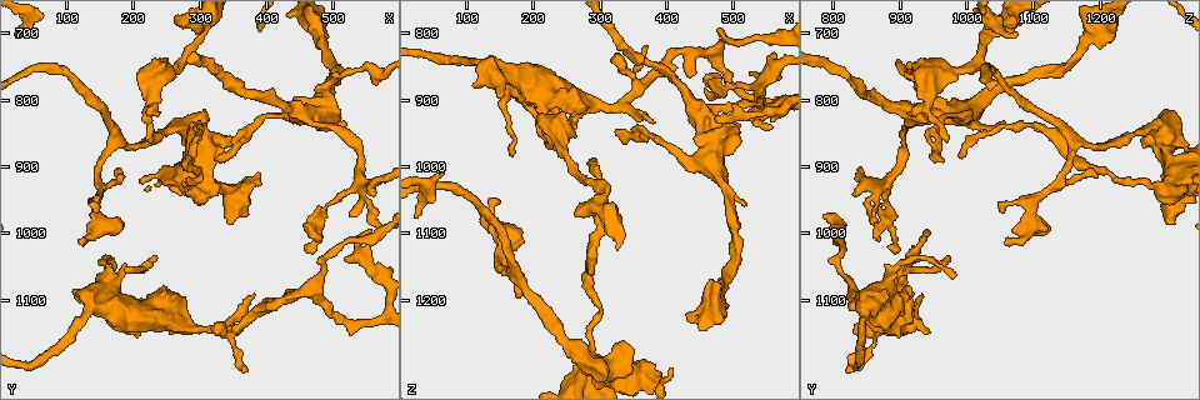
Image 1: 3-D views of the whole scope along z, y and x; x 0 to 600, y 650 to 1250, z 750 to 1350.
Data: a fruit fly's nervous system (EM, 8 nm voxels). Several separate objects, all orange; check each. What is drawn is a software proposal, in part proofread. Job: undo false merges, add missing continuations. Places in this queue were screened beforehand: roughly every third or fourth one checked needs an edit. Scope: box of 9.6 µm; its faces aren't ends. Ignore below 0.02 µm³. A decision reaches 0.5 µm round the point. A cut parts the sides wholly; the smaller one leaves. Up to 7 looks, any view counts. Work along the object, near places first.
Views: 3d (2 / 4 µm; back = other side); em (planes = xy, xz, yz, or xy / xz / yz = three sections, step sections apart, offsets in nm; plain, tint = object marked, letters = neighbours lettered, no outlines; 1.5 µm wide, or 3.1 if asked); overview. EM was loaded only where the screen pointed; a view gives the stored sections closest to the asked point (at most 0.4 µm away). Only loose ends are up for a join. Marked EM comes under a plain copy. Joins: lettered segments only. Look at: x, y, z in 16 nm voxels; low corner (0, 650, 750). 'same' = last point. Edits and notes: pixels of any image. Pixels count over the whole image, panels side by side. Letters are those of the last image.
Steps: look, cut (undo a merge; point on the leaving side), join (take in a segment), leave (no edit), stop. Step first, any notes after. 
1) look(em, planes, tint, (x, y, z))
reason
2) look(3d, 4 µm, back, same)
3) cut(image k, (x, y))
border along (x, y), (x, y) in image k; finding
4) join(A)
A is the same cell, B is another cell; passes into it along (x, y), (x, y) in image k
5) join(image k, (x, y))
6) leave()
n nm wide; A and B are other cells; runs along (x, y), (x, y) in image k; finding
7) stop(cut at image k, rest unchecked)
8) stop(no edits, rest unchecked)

look(3d, 4 µm, (420, 820, 990))
thick turns thin

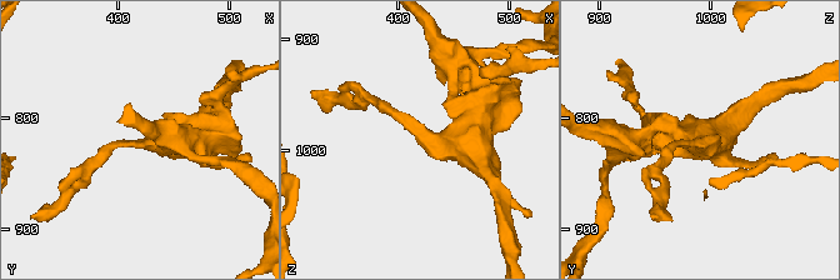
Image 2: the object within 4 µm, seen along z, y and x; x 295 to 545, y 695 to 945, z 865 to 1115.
look(em, planes, tint, (420, 820, 990))
now the EM

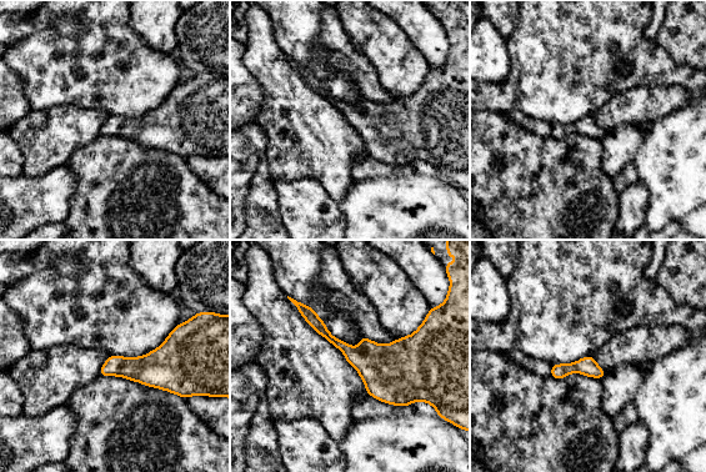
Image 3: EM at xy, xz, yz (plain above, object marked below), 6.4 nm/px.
look(em, planes, letters, same)

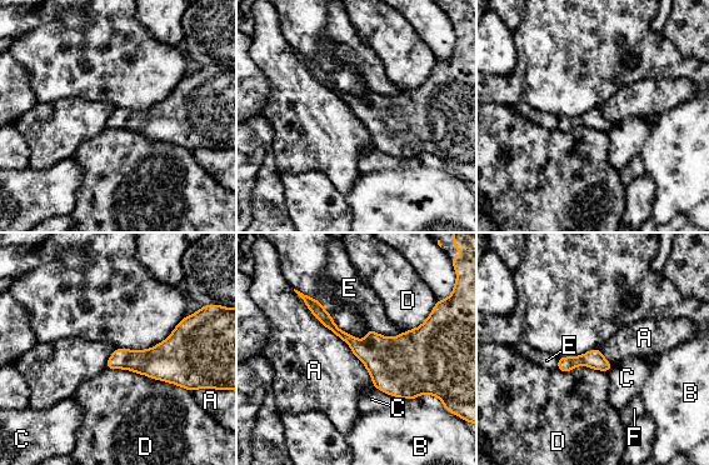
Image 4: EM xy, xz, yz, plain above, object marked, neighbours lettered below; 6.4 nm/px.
leave()
A, B, C, D, E and F are other cells; border along (295, 291), (349, 345), (373, 384) in image 4; all the same neuron

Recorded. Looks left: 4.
look(em, yz, step 8, tint, (245, 745, 920))
an open end

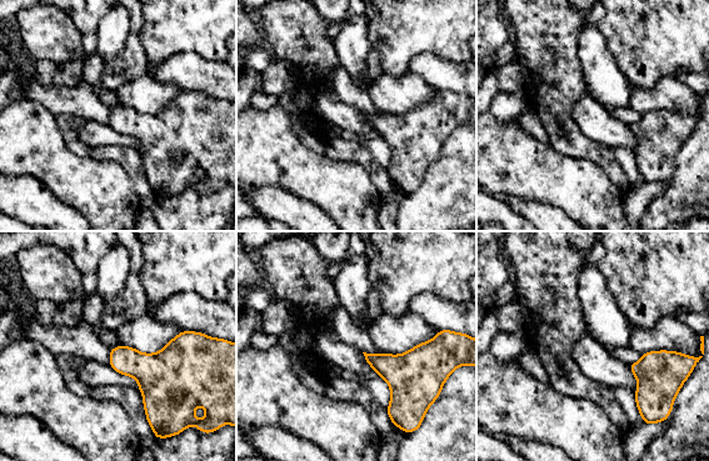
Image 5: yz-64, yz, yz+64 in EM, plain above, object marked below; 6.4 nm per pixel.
look(em, planes, letters, same)
cut it another way

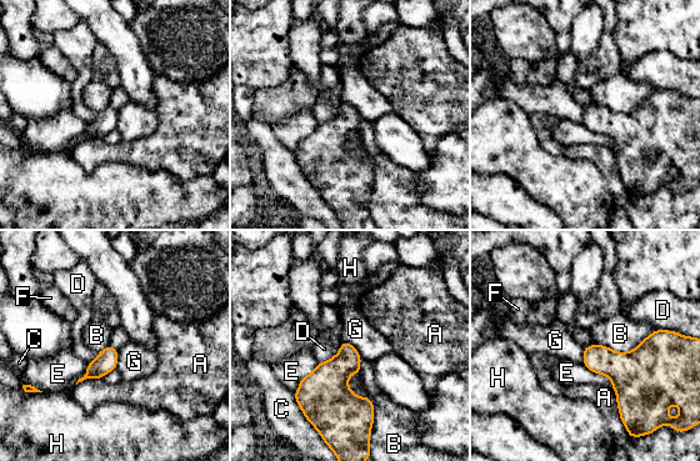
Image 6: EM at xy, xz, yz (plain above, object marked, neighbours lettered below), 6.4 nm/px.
leave()
A, B, C, D, E, F, G and H are other cells; border along (354, 372), (370, 435) in image 6; no lettered segment goes on from it

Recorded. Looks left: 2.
look(em, xz, step 4, letters, (325, 1145, 830))
free end

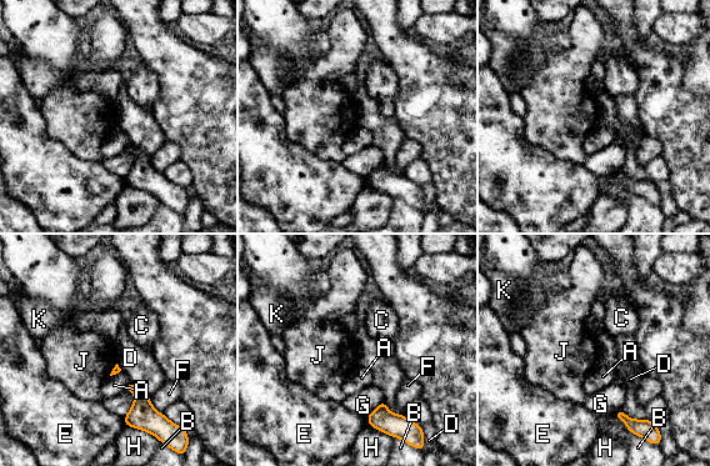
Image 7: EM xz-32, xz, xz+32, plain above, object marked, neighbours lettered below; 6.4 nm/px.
look(em, planes, letters, same)

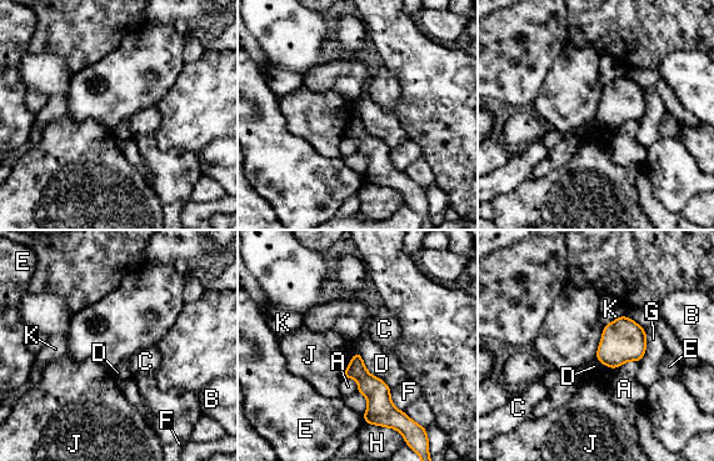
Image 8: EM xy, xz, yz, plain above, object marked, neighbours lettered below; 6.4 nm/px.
leave()
A, B, C, D, E, F, G, H, J and K are other cells; runs along (356, 356), (374, 421) in image 8; none of them fits

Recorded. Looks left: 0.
stop(no edits, rest unchecked)

